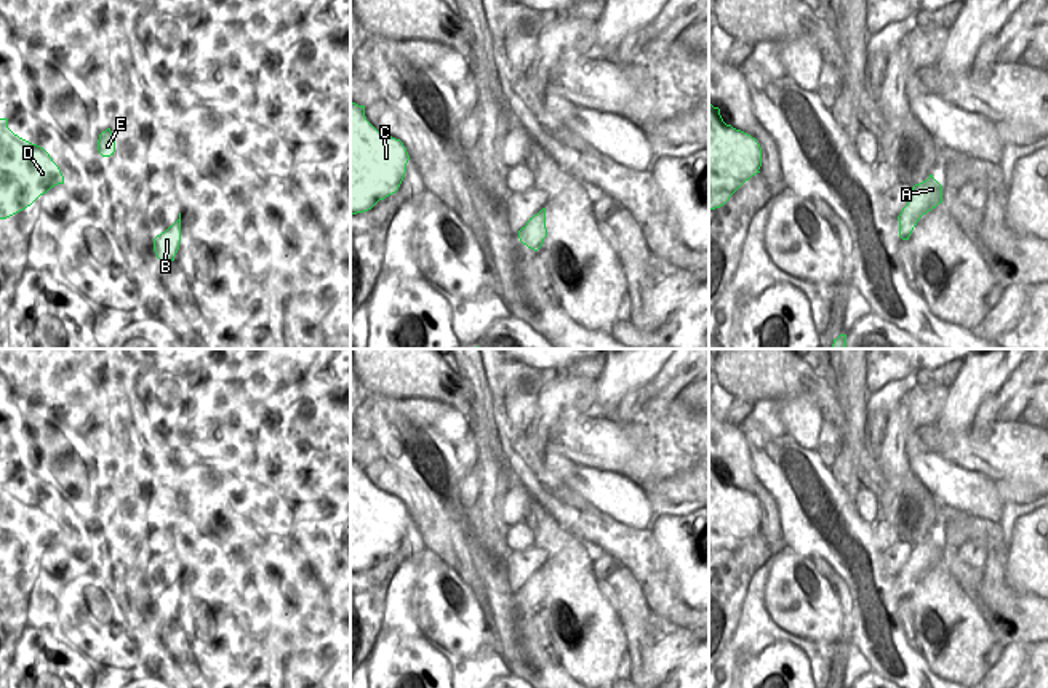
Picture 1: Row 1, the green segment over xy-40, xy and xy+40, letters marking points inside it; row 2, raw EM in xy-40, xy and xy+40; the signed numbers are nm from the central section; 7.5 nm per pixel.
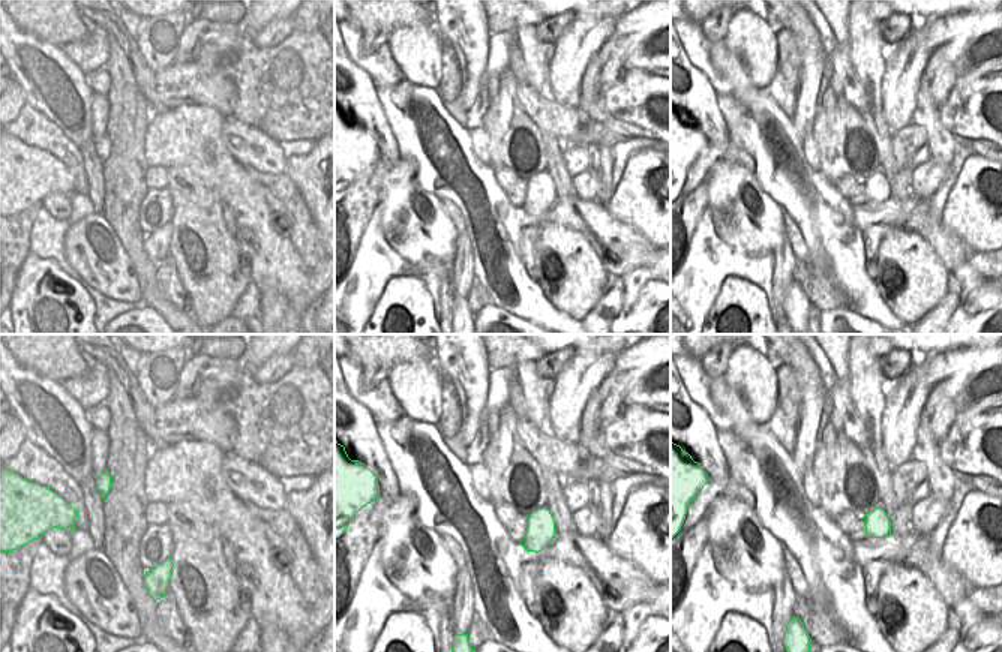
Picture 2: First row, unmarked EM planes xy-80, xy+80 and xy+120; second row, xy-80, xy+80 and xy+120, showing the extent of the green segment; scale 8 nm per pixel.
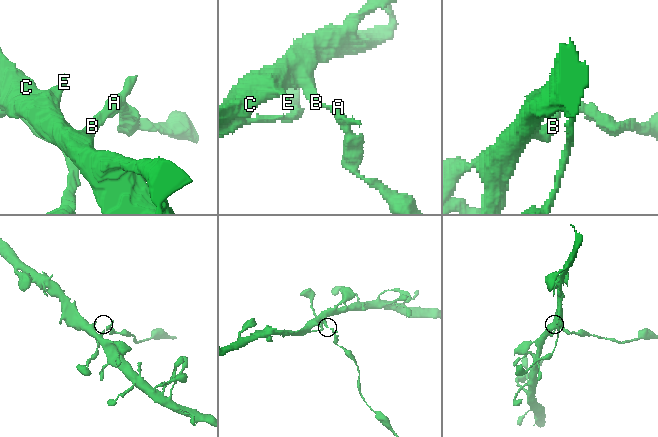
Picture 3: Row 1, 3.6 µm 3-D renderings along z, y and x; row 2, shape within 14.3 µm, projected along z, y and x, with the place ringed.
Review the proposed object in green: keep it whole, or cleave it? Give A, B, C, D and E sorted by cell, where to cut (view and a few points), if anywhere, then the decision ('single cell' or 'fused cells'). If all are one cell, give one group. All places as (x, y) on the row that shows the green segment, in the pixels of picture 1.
A / B C D E | xy (544, 226), (543, 237) | fused cells

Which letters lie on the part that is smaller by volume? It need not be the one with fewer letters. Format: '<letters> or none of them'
A

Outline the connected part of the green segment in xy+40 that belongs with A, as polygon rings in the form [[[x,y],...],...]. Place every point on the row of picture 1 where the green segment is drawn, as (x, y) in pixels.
[[[930,178],[912,187],[912,195],[899,214],[899,237],[909,240],[914,227],[923,214],[942,203],[942,186]]]

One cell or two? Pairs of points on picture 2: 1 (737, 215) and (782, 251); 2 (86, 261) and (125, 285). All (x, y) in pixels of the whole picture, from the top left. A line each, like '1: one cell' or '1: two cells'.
1: two cells
2: one cell

